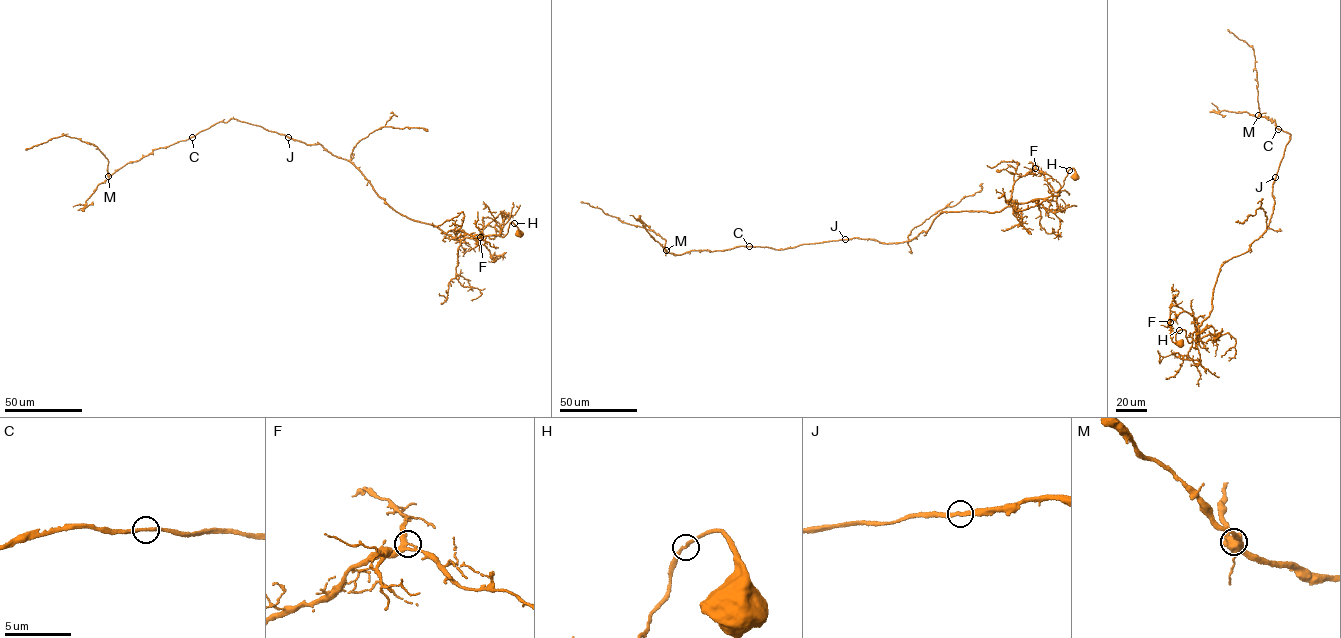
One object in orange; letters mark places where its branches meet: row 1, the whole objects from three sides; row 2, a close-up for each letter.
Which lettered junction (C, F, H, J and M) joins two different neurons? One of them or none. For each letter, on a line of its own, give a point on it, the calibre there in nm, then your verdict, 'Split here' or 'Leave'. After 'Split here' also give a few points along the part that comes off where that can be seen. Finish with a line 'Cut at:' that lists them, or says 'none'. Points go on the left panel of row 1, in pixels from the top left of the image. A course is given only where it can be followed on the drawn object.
C: Place: (192, 137). Thickness 280 nm. Leave
F: Place: (480, 237). Thickness 340 nm. Leave
H: Place: (514, 223). Thickness 220 nm. Leave
J: Place: (288, 137). Thickness 300 nm. Leave
M: Place: (108, 176). Thickness 550 nm. Leave
Cut at: none

